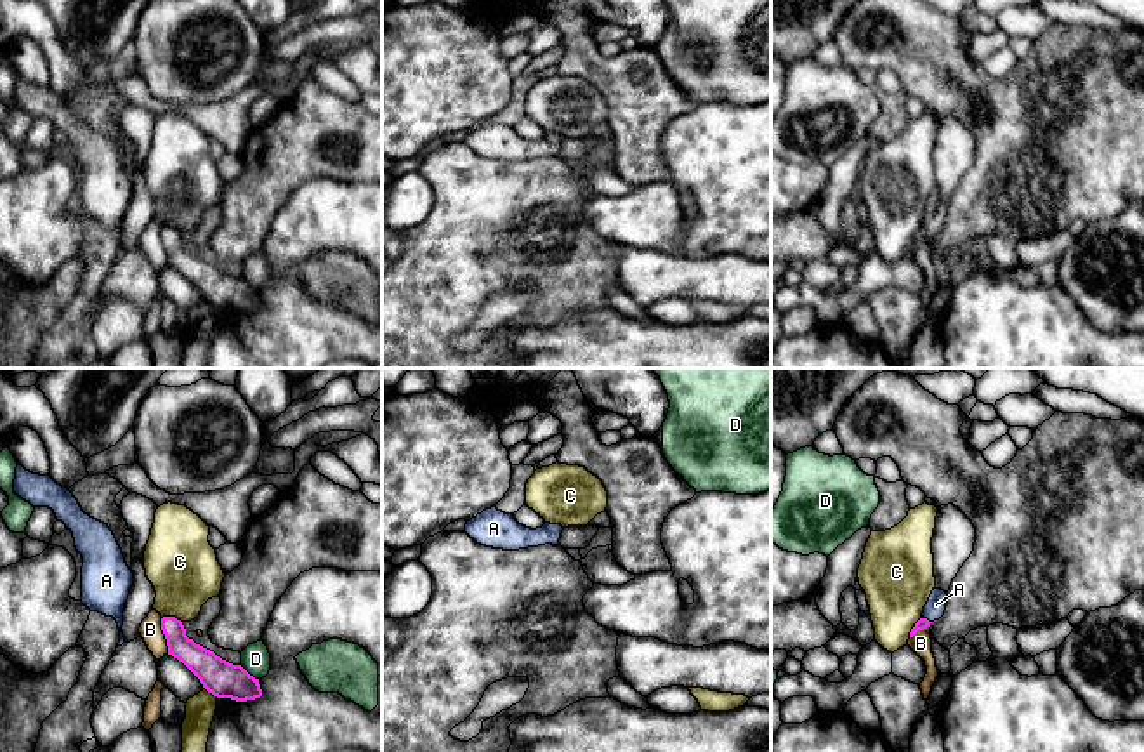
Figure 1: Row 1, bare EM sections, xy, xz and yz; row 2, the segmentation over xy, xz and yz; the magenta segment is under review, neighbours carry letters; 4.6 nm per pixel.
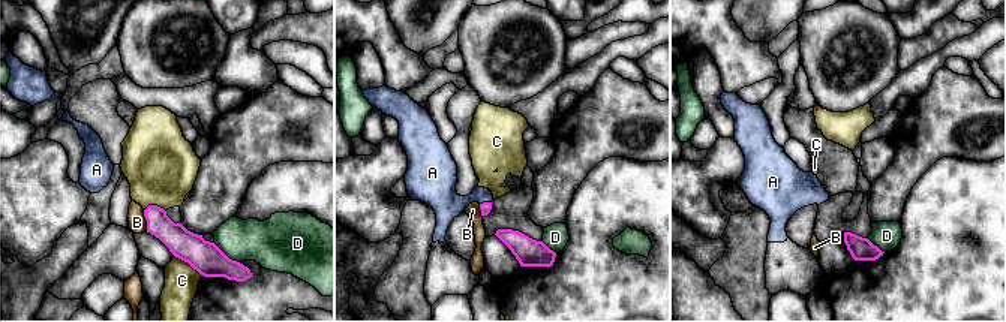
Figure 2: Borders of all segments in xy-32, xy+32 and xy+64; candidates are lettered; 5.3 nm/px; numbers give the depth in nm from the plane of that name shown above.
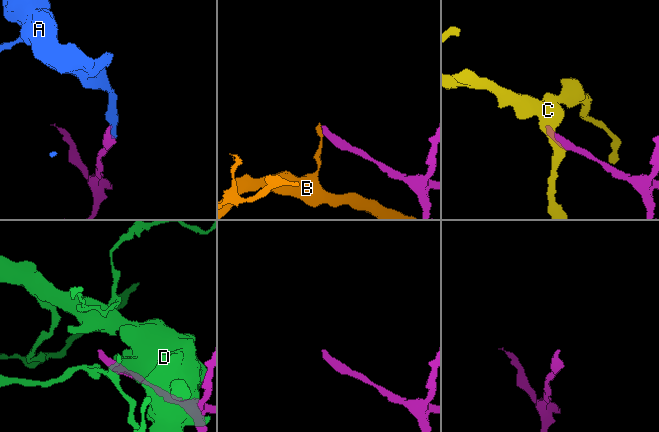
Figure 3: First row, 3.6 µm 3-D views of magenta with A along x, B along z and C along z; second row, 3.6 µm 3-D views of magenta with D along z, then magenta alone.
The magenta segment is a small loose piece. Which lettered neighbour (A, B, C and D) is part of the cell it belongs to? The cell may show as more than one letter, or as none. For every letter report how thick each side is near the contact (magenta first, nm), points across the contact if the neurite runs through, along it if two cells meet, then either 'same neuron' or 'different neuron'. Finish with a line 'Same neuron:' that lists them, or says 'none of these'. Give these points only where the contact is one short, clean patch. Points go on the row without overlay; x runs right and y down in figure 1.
A: 50/90 nm | across yz (922, 235), (926, 230), (936, 216) | same neuron
B: 140/100 nm | along xy (160, 230), (169, 264) | different neuron
C: 140/320 nm | different neuron
D: 170/140 nm | different neuron
Same neuron: A

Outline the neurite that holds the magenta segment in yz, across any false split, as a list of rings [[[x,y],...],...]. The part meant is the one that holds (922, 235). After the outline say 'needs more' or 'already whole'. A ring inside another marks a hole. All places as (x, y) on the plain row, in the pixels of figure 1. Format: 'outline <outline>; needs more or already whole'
outline [[[934,198],[927,215],[924,217],[922,229],[911,240],[910,248],[913,248],[918,241],[930,238],[934,231],[939,231],[944,226],[946,214],[948,205]]]; needs more

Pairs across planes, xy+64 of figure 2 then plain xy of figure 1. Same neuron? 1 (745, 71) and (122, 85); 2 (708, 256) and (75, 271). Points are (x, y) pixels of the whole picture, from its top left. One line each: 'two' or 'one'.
1: two
2: one

